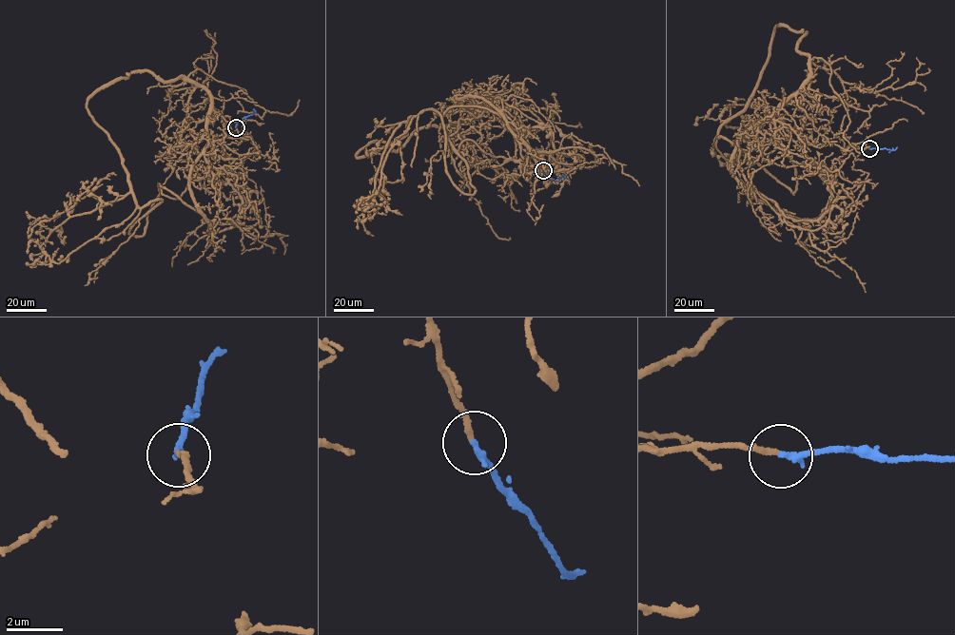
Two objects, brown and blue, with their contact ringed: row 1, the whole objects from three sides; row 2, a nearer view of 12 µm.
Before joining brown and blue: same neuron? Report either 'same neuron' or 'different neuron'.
same neuron

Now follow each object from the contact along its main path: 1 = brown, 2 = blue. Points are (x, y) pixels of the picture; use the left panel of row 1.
1: (236, 127), (182, 77), (109, 82), (87, 109), (136, 209), (58, 263), (43, 250)
2: (236, 127), (238, 120), (254, 113), (253, 109)

